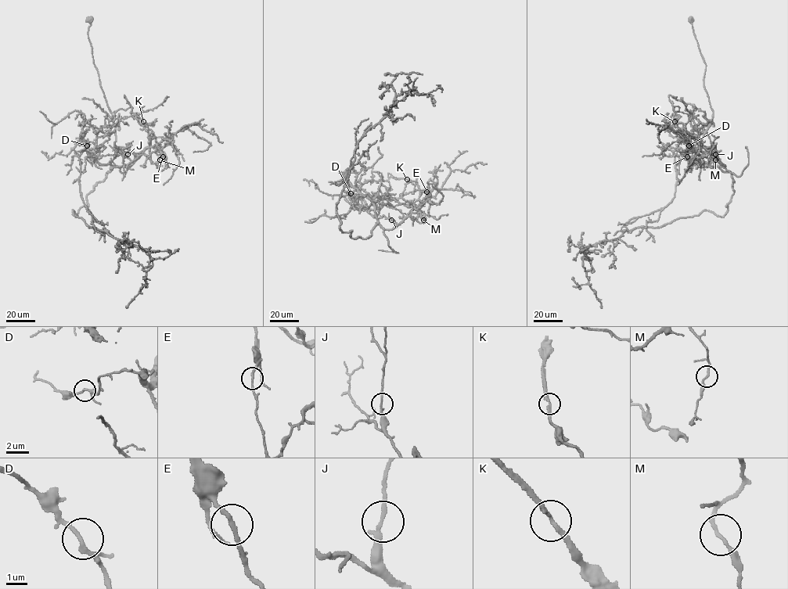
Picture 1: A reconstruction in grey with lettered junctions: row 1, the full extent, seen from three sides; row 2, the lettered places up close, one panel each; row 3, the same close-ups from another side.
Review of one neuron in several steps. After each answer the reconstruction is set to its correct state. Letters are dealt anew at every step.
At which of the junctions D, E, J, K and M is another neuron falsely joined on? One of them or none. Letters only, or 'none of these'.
E

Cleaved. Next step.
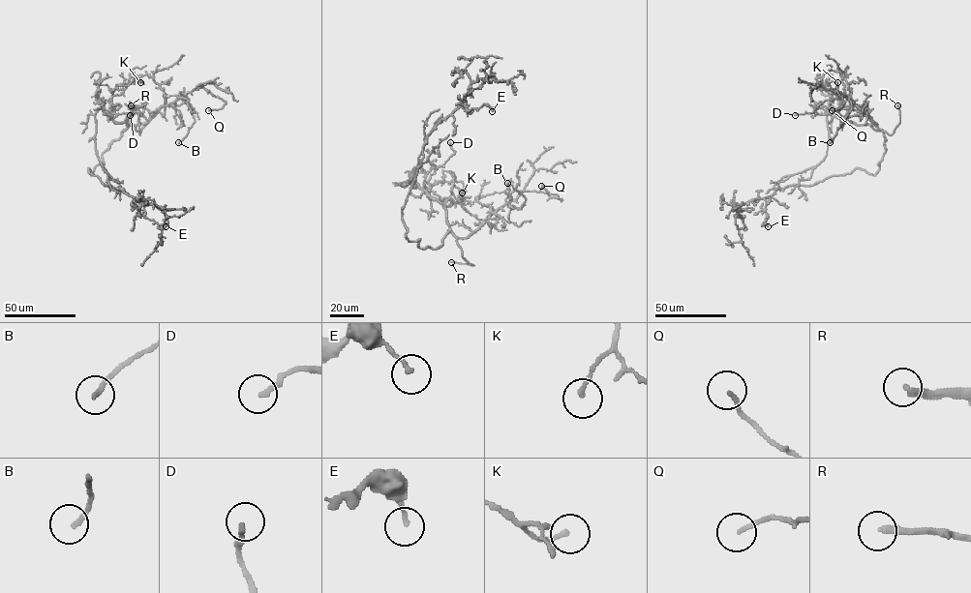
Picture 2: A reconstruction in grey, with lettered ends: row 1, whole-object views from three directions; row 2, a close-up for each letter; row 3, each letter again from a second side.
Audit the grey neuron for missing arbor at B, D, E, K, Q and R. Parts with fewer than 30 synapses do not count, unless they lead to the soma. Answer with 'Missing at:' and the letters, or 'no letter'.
Missing at: R

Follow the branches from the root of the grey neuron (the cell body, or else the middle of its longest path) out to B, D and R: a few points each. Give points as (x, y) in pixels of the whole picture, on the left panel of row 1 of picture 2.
B: (96, 166), (104, 163), (102, 154), (130, 125), (145, 123), (180, 97), (195, 122), (178, 142)
D: (96, 166), (104, 163), (102, 154), (129, 125), (116, 123), (106, 113), (134, 113), (130, 115)
R: (96, 166), (104, 163), (102, 154), (123, 131), (133, 125), (140, 134), (147, 122), (147, 109), (131, 105)

